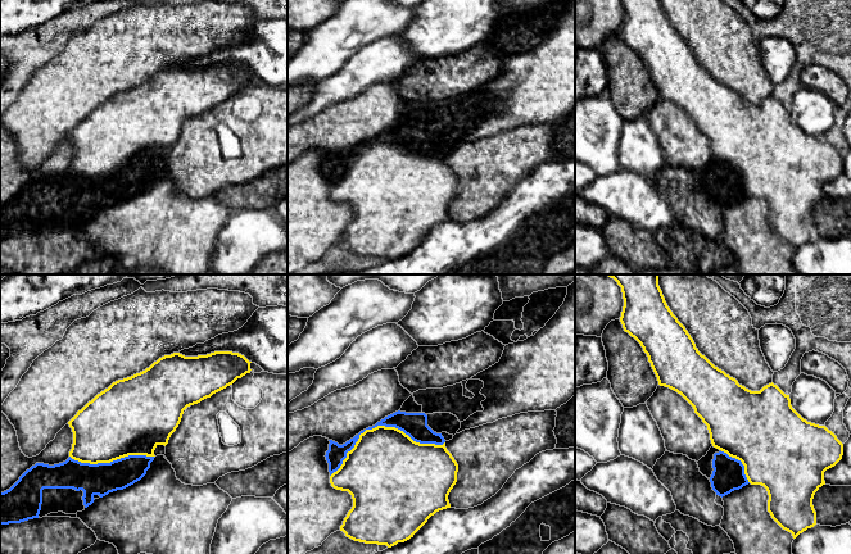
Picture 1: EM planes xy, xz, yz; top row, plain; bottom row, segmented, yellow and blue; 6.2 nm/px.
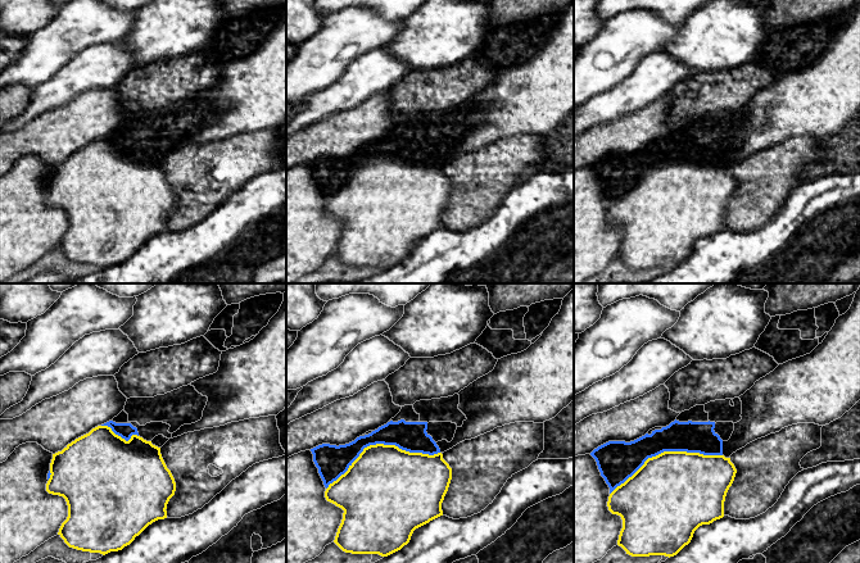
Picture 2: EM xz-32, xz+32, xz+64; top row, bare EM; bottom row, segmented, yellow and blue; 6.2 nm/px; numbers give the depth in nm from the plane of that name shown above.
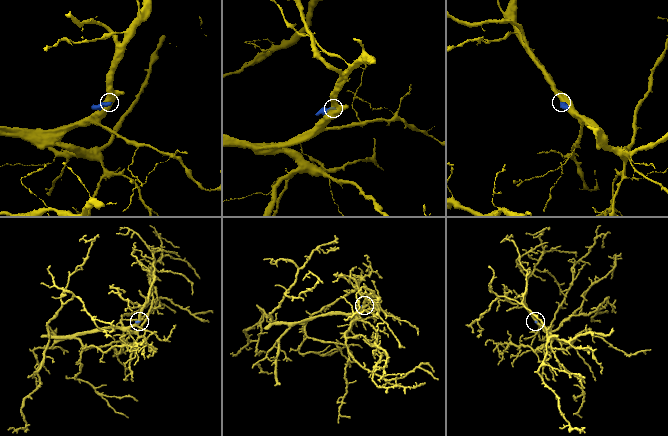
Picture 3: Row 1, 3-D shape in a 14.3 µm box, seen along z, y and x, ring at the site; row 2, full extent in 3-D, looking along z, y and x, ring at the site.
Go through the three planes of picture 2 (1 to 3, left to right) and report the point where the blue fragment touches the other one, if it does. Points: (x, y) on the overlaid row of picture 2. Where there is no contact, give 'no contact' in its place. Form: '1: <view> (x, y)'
1: xz-32 (120, 436)
2: xz+32 (380, 444)
3: xz+64 (665, 452)

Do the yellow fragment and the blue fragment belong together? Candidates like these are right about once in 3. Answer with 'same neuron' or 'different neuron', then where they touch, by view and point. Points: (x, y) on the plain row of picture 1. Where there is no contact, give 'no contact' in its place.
different neuron; contact xz (381, 139)

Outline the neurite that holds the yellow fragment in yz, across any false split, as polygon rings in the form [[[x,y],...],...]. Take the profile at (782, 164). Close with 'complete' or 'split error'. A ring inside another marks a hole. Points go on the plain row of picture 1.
[[[621,0],[624,19],[620,35],[625,45],[634,50],[648,69],[658,97],[680,106],[694,122],[694,126],[707,138],[714,160],[735,171],[744,178],[744,187],[751,197],[766,201],[768,224],[771,231],[793,251],[816,237],[816,224],[812,218],[815,205],[825,197],[824,185],[834,180],[843,168],[843,156],[825,138],[804,132],[791,118],[786,108],[773,95],[760,104],[751,104],[724,83],[715,80],[702,68],[685,40],[667,19],[660,0]]]; complete

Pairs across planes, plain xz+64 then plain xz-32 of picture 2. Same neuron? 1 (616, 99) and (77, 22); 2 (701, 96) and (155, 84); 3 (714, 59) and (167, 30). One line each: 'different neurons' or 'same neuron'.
1: different neurons
2: same neuron
3: same neuron

